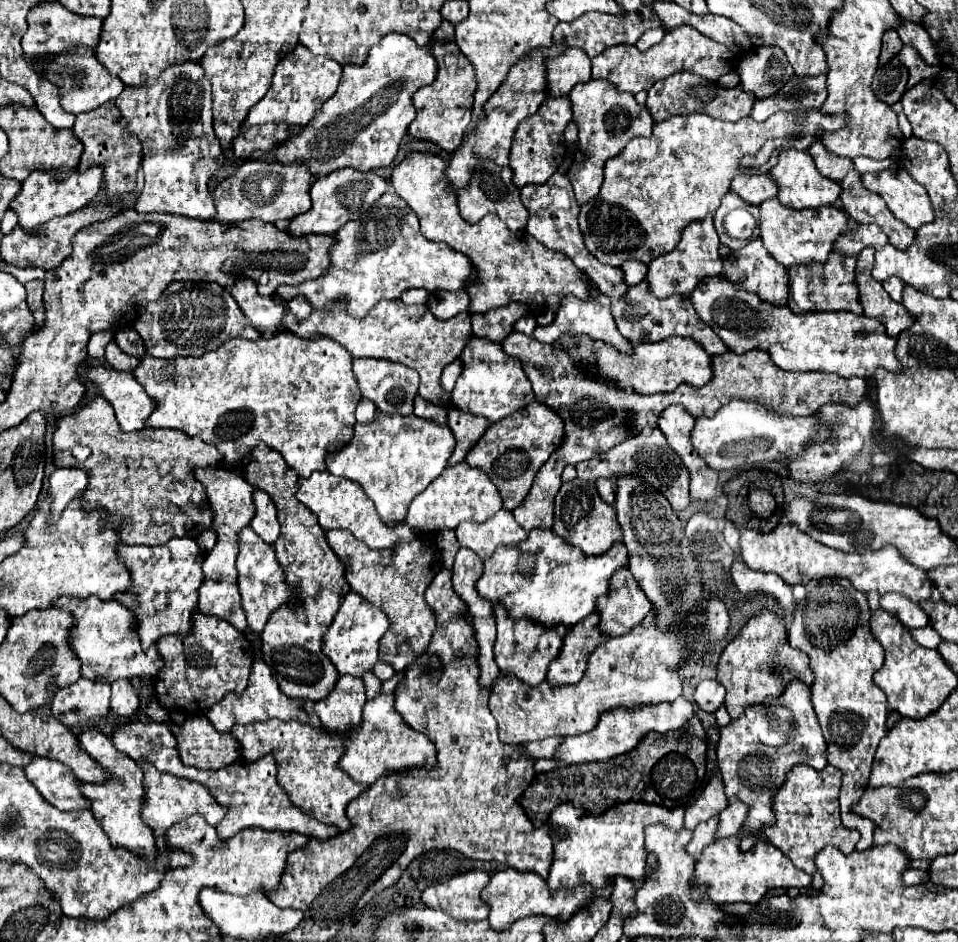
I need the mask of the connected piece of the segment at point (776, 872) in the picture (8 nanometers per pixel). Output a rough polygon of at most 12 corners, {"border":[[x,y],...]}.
{"border":[[769,841],[703,849],[693,891],[713,903],[757,903],[775,887],[809,887]]}

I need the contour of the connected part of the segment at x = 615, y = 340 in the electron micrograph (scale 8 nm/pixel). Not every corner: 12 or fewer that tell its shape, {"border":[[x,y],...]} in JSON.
{"border":[[595,287],[579,301],[565,297],[555,321],[537,327],[533,339],[553,343],[561,333],[591,335],[627,353],[609,297]]}

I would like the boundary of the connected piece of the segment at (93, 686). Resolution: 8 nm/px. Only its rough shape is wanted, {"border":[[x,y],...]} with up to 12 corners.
{"border":[[81,677],[59,689],[51,713],[63,725],[107,715],[111,687]]}

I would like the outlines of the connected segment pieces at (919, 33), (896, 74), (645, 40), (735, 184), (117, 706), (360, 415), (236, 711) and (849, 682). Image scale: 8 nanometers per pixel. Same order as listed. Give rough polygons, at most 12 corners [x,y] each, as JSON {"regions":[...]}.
{"regions":[[[903,21],[897,33],[917,49],[927,65],[939,65],[929,33],[919,23]],[[893,57],[877,69],[873,91],[883,103],[901,101],[909,71]],[[649,29],[635,43],[645,49],[657,45],[665,35],[665,29]],[[739,173],[731,193],[749,205],[777,197],[767,175]],[[129,679],[113,681],[111,709],[121,717],[139,711]],[[369,399],[357,405],[357,423],[369,423],[377,407]],[[259,657],[247,689],[207,711],[219,733],[281,719],[321,725],[313,701],[287,697]],[[809,581],[789,645],[809,657],[827,761],[843,773],[841,821],[857,851],[861,799],[887,697],[865,593]]]}

